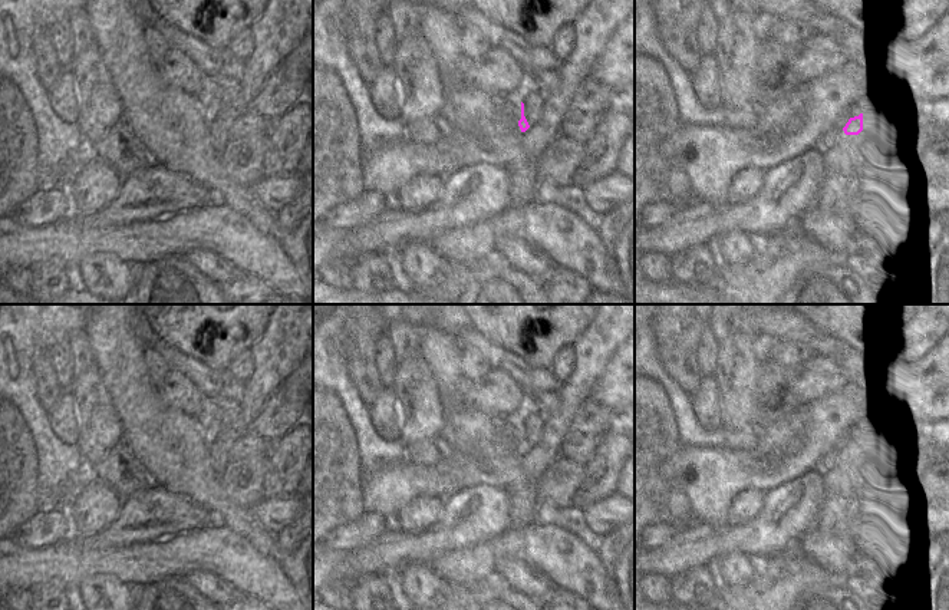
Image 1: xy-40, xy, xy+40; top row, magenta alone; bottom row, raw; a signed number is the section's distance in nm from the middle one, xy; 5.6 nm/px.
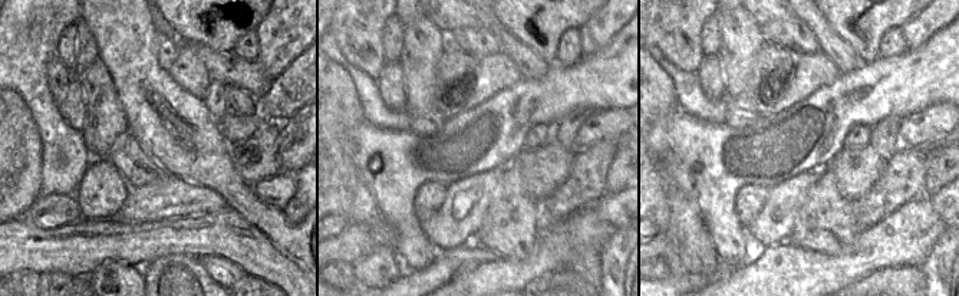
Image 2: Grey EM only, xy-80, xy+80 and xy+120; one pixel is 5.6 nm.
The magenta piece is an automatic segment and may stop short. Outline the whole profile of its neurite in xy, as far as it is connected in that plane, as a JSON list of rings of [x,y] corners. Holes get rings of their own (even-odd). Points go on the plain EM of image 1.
[[[527,402],[521,422],[521,441],[518,442],[518,448],[521,454],[525,454],[540,439],[544,422],[531,402]]]

